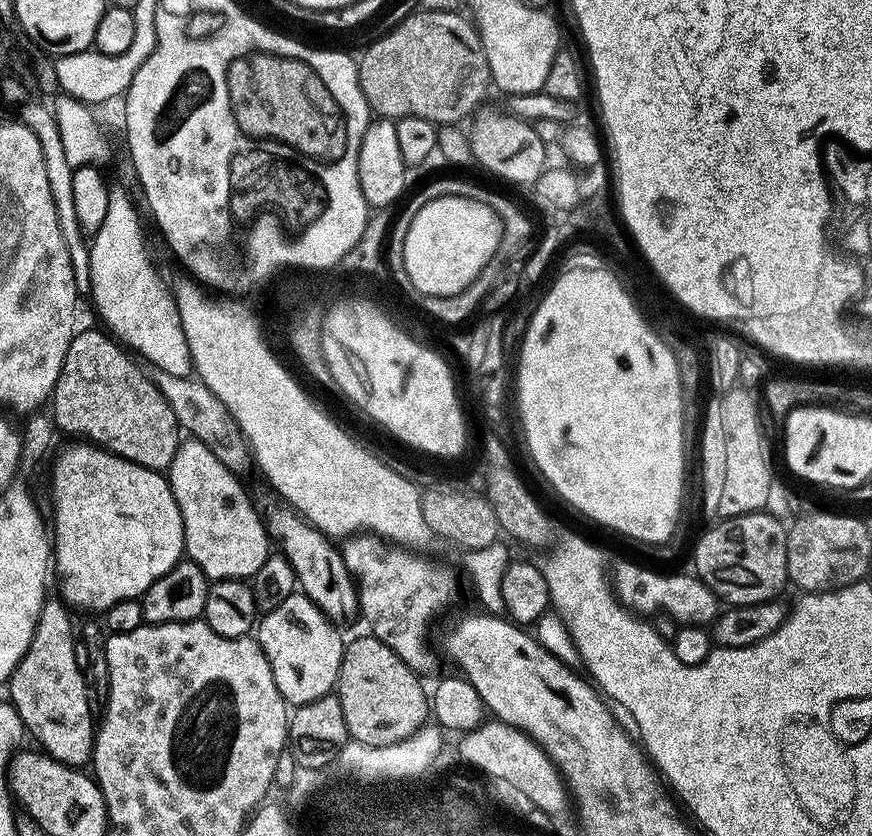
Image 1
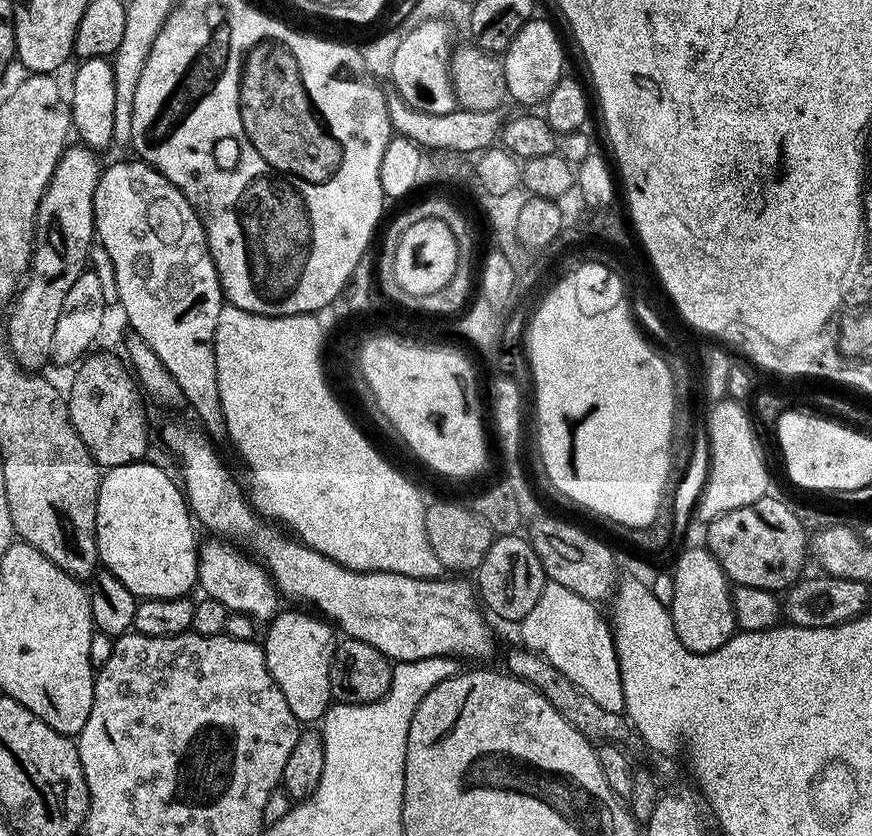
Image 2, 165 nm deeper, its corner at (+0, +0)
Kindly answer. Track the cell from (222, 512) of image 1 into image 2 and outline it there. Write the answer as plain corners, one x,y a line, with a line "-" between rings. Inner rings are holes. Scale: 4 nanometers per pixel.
224,547
228,548
199,549
200,565
196,571
199,591
204,591
203,595
207,599
222,602
222,606
226,606
229,613
241,612
243,616
257,622
270,622
275,616
280,615
281,594
263,564
237,547

